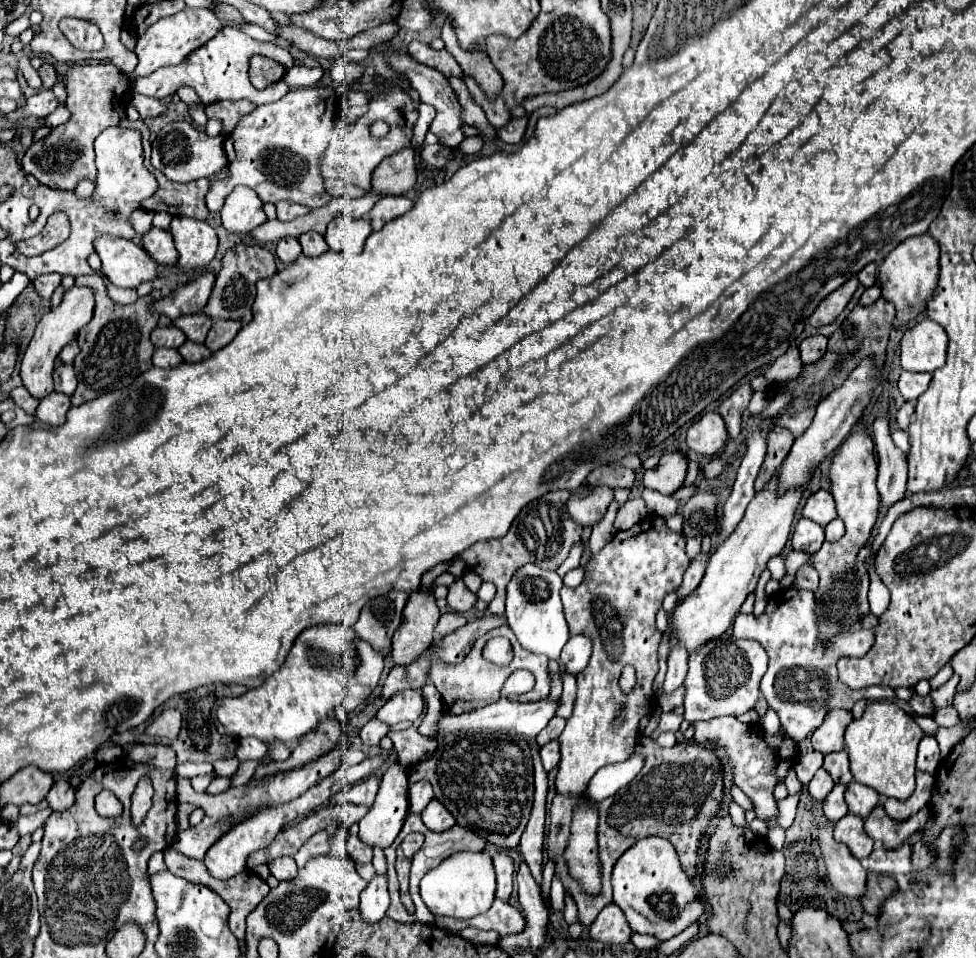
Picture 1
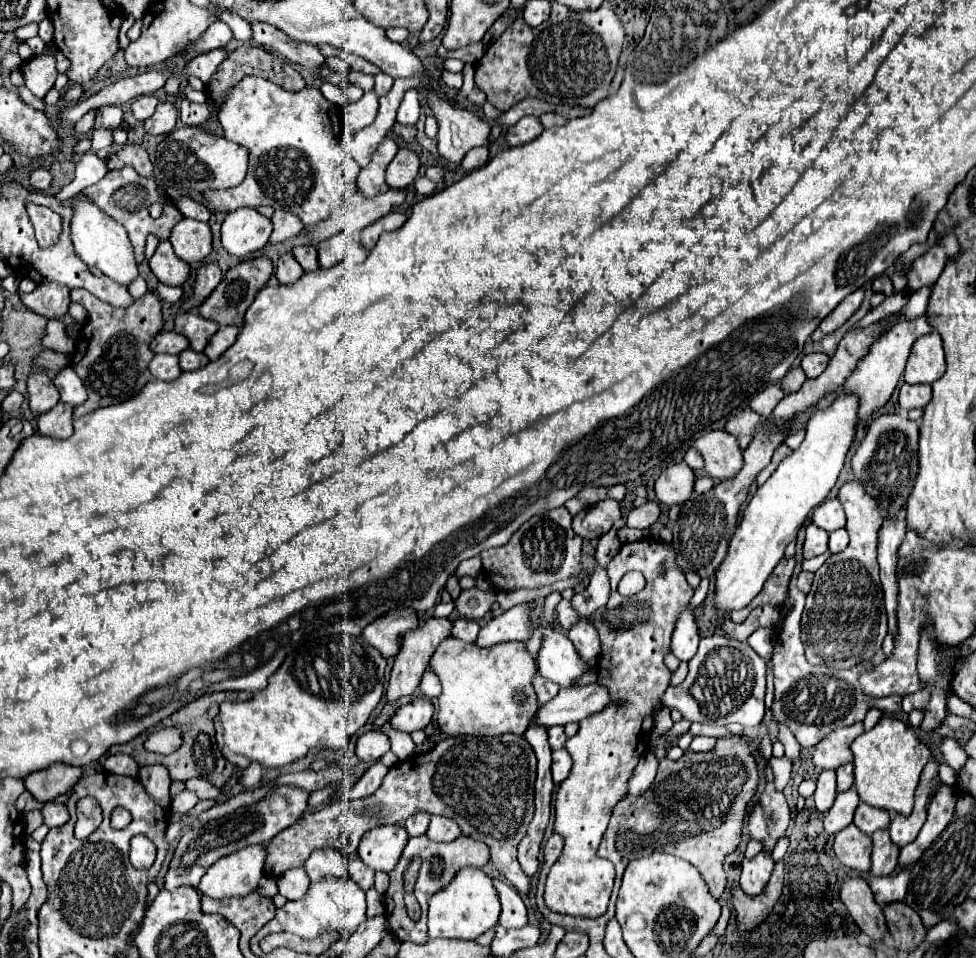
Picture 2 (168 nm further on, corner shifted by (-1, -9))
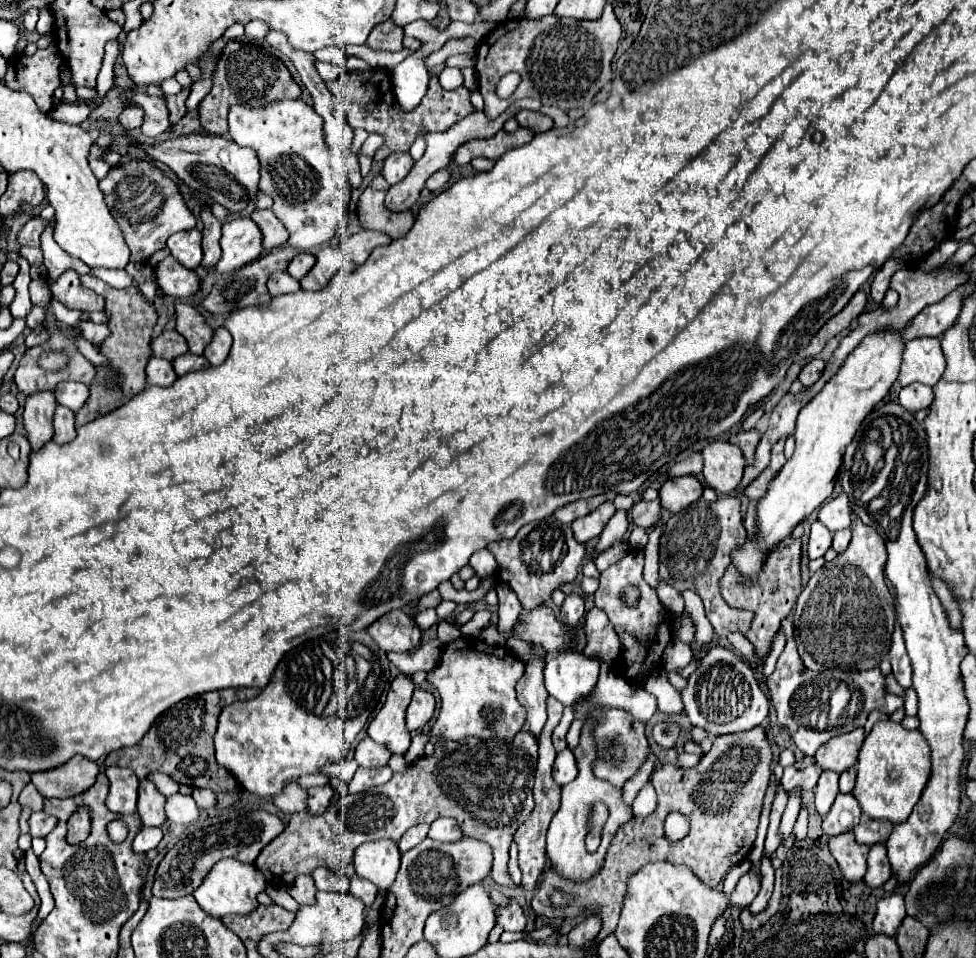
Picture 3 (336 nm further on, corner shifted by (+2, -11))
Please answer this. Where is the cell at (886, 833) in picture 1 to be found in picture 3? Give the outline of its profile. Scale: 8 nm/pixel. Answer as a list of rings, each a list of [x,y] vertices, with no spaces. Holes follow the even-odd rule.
[[[884,844],[872,846],[868,854],[868,872],[864,876],[864,884],[870,888],[880,888],[890,876],[892,876],[892,870],[886,856],[886,846]]]

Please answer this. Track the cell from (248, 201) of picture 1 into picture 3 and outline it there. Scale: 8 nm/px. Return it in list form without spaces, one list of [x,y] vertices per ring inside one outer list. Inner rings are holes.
[[[236,218],[222,226],[222,258],[214,268],[208,268],[212,274],[232,272],[262,254],[262,234],[260,228],[250,218]]]

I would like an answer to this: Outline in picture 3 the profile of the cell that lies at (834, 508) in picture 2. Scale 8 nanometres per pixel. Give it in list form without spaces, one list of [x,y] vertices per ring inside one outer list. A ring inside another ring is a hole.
[[[842,492],[840,496],[828,500],[820,510],[818,510],[818,520],[832,532],[844,530],[852,522],[852,512],[848,504],[848,496]]]

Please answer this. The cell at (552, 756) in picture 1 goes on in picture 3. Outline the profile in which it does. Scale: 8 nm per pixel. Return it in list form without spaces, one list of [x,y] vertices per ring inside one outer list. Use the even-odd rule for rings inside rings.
[[[562,750],[556,760],[554,760],[554,770],[552,770],[554,780],[564,786],[568,782],[572,782],[578,776],[578,768],[576,768],[576,758],[572,754],[572,750]]]

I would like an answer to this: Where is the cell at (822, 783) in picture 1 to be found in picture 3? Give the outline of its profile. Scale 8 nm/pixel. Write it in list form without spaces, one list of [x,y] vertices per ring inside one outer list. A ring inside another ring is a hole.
[[[824,770],[816,788],[816,810],[820,816],[826,816],[834,798],[838,796],[838,772],[832,770]]]

